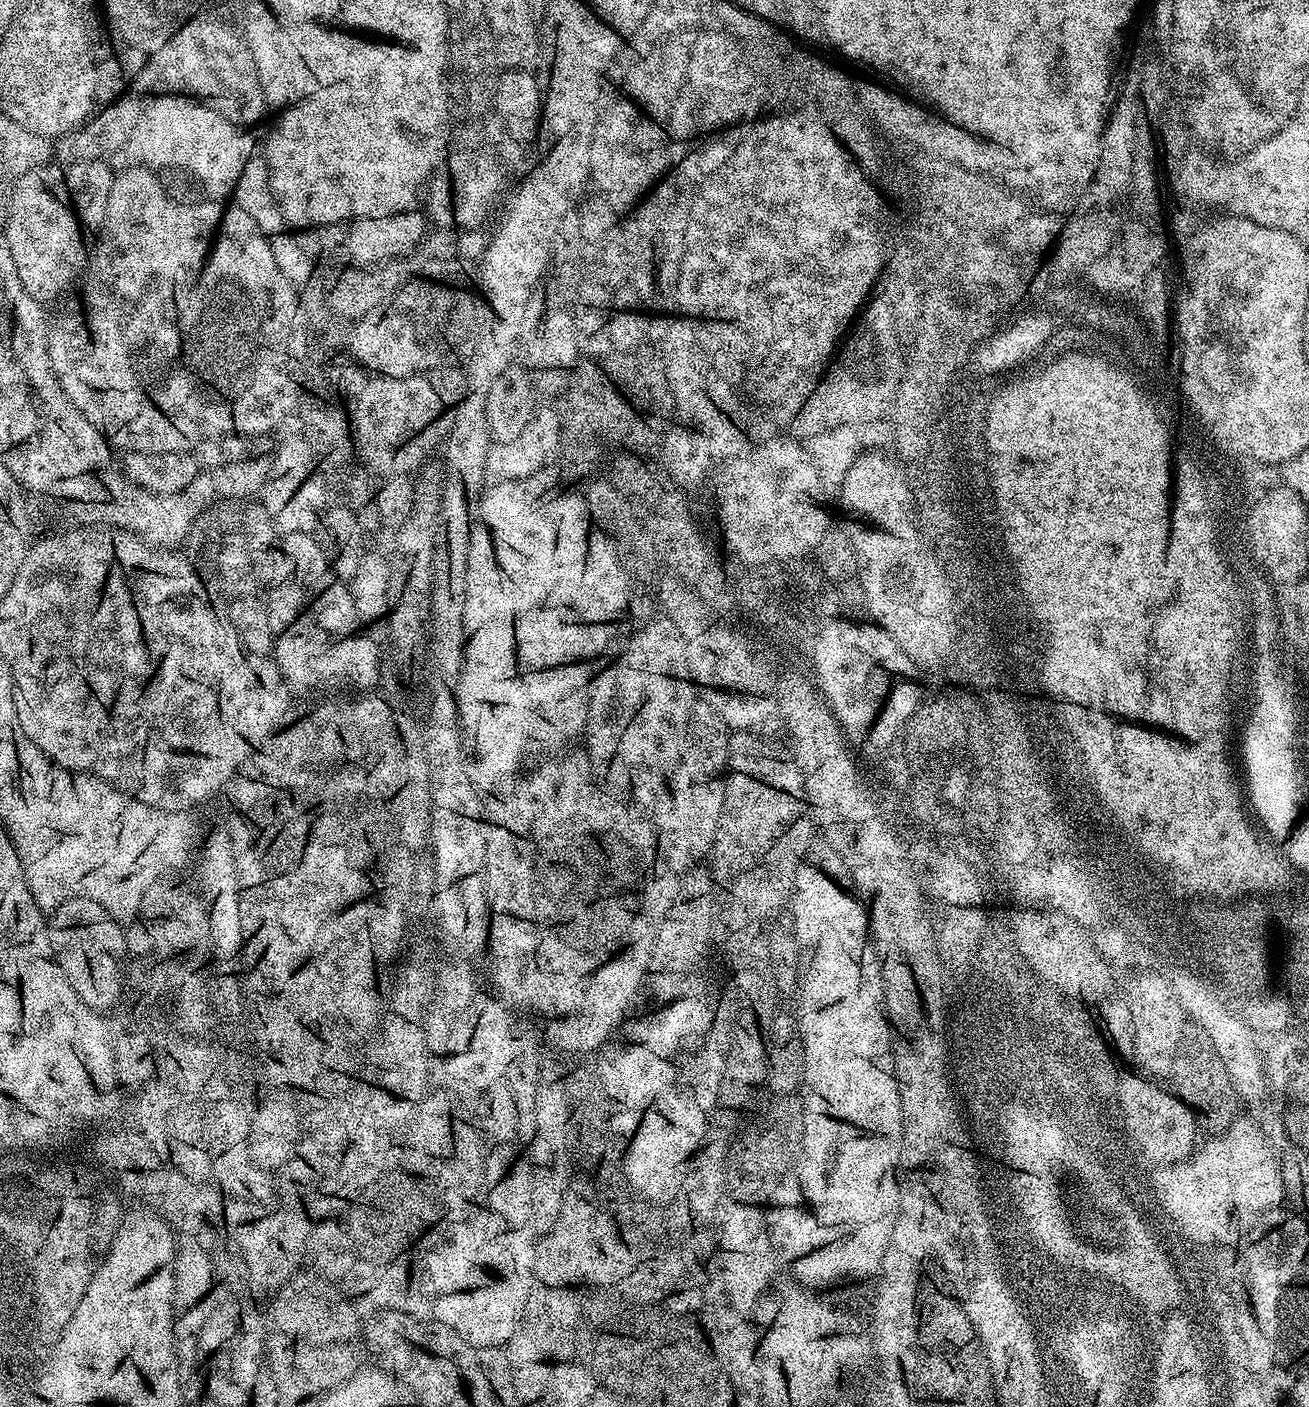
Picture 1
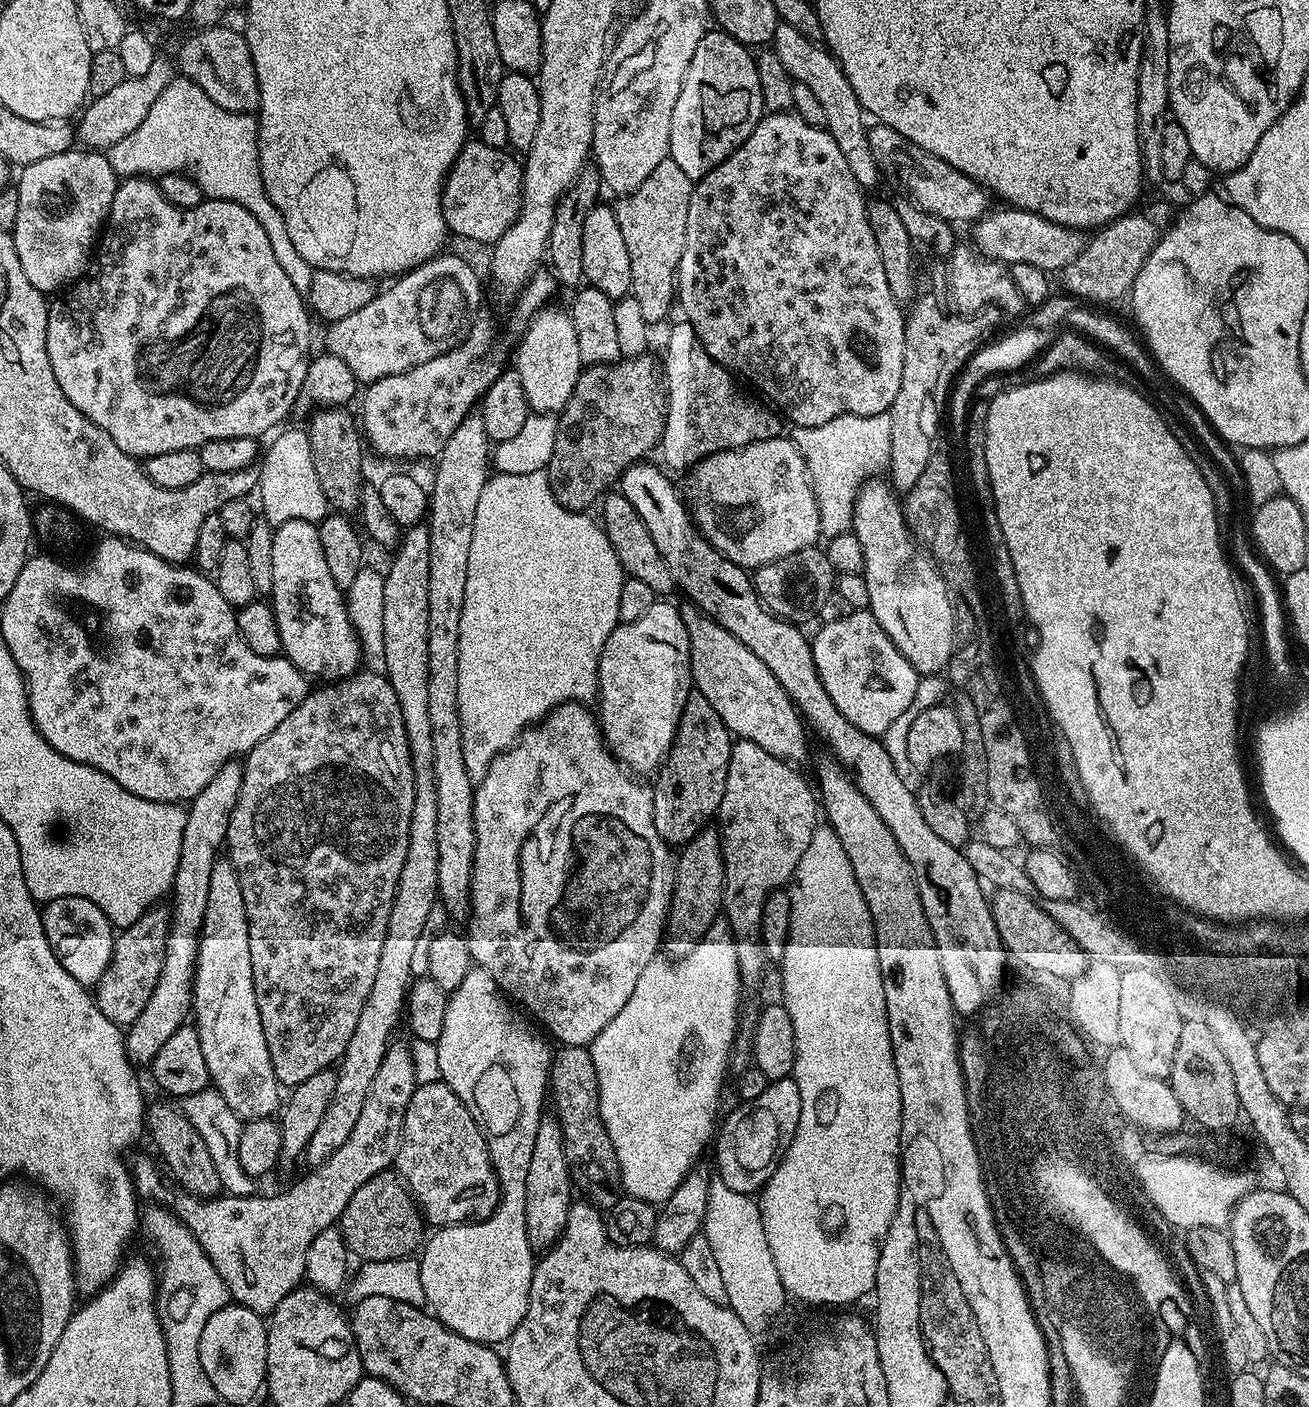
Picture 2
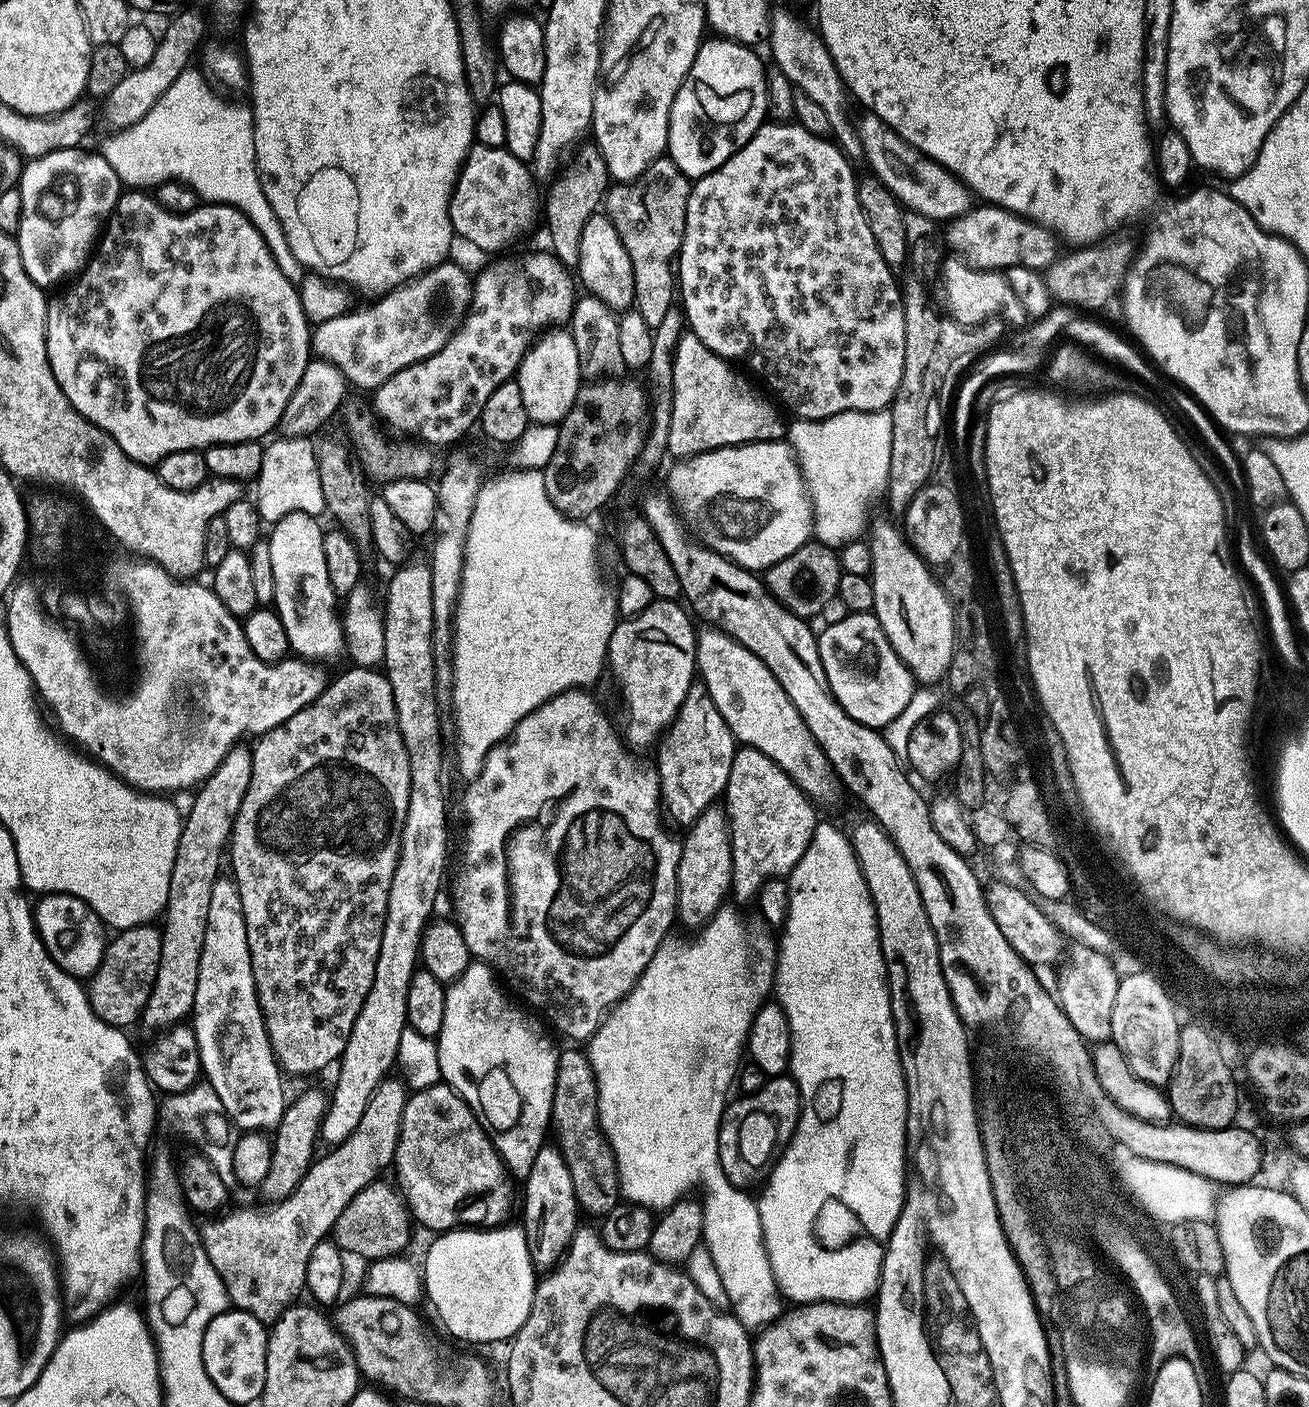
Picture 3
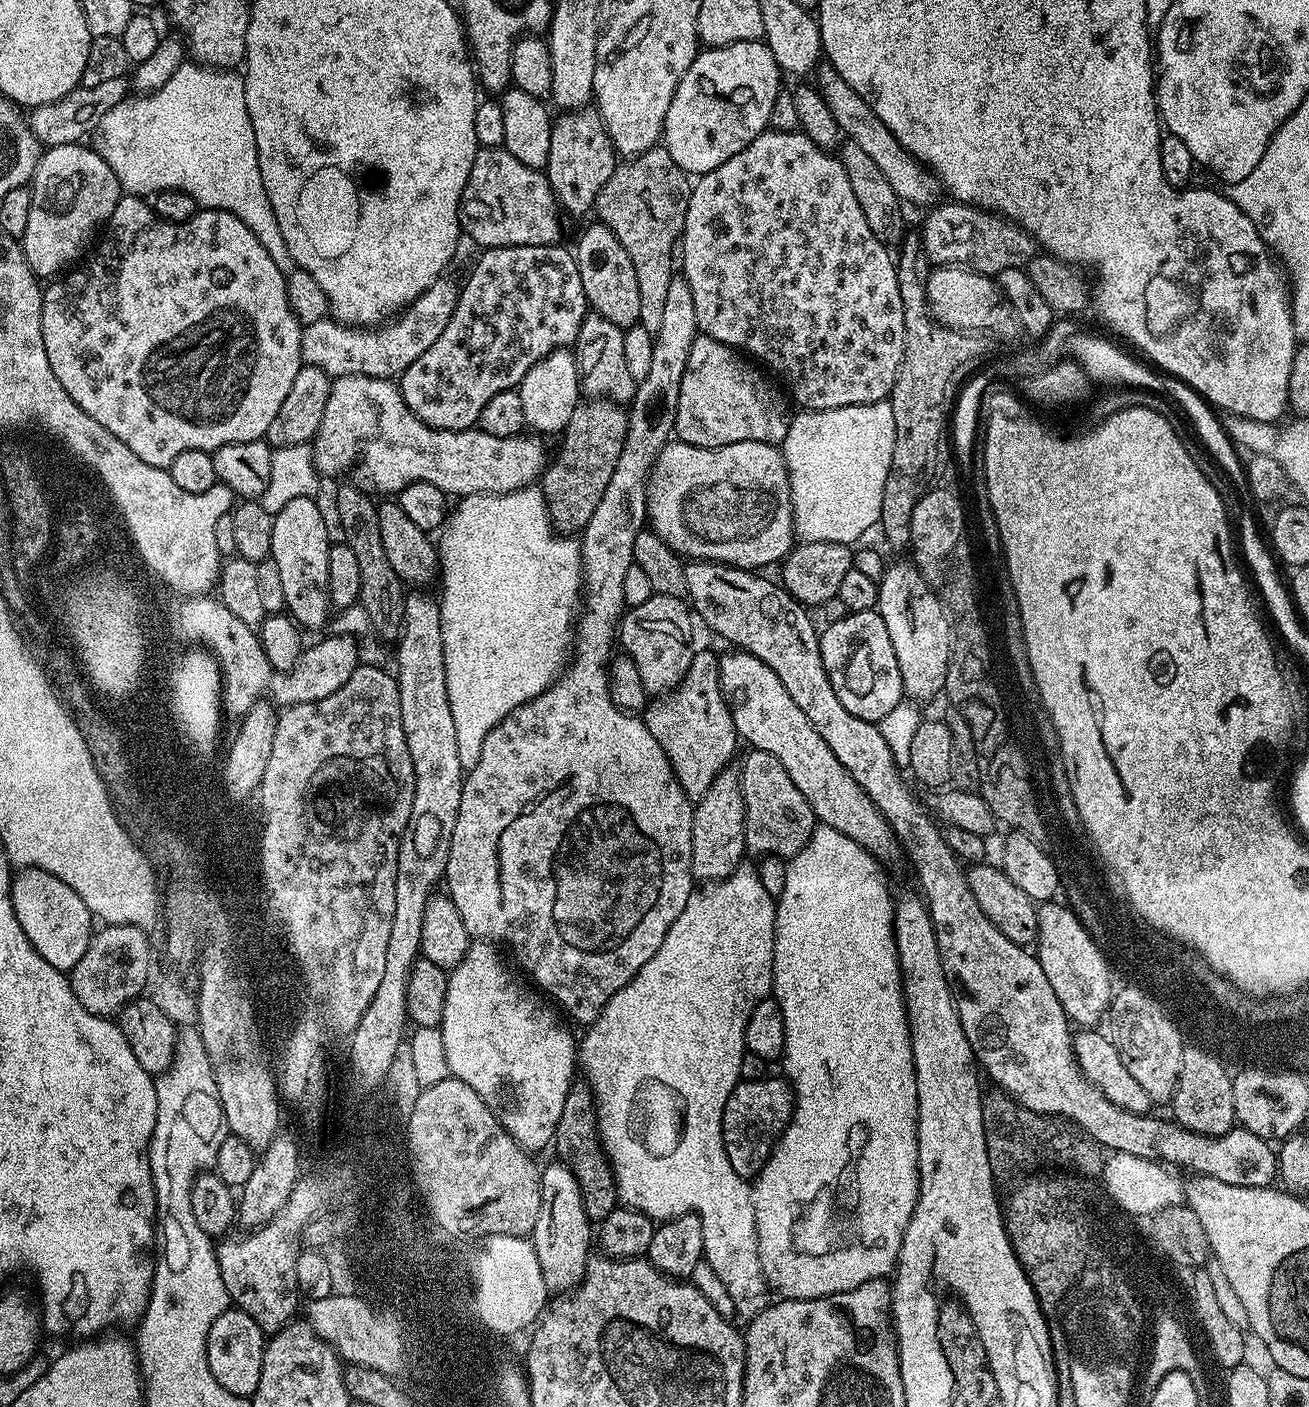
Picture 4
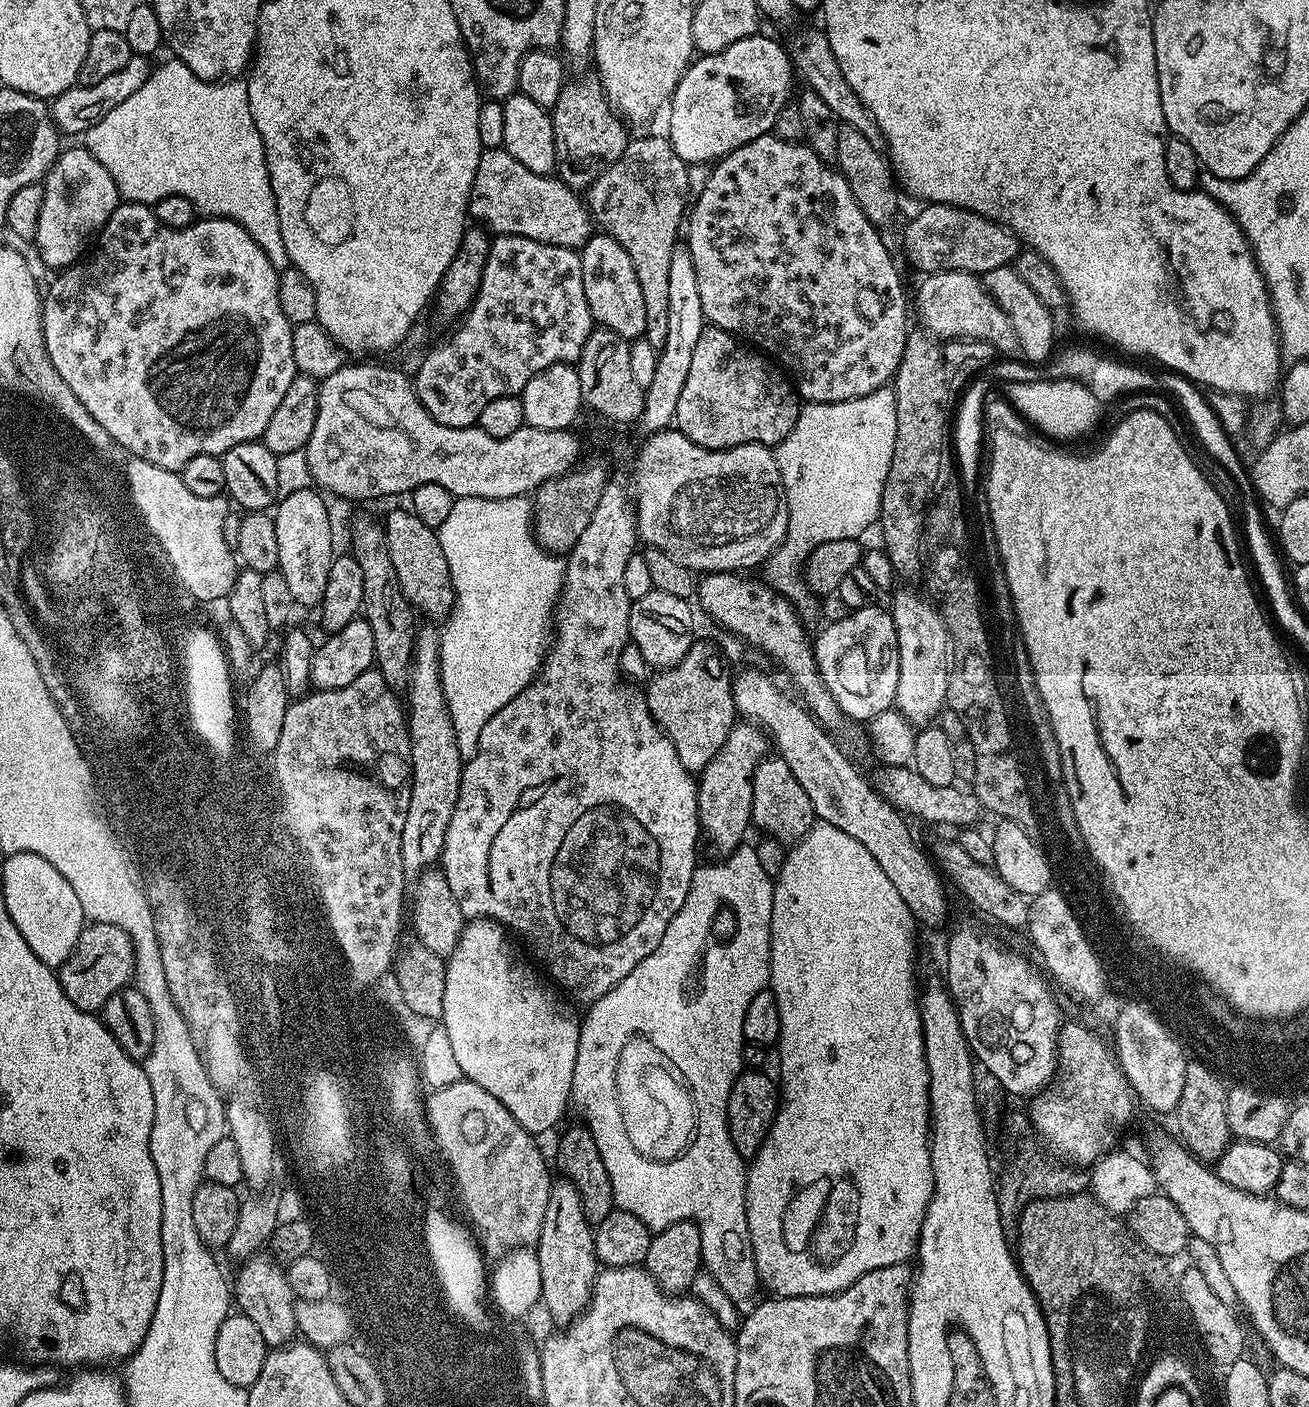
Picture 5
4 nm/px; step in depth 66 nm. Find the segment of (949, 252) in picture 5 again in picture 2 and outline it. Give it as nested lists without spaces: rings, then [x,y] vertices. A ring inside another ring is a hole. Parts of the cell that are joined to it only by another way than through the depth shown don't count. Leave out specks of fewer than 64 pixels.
[[[1008,206],[1003,210],[1005,212],[989,210],[971,225],[970,243],[983,259],[997,260],[1005,266],[1038,266],[1046,273],[1056,274],[1074,262],[1085,248],[1085,237],[1080,237],[1083,235],[1077,229],[1065,228],[1024,208]]]

